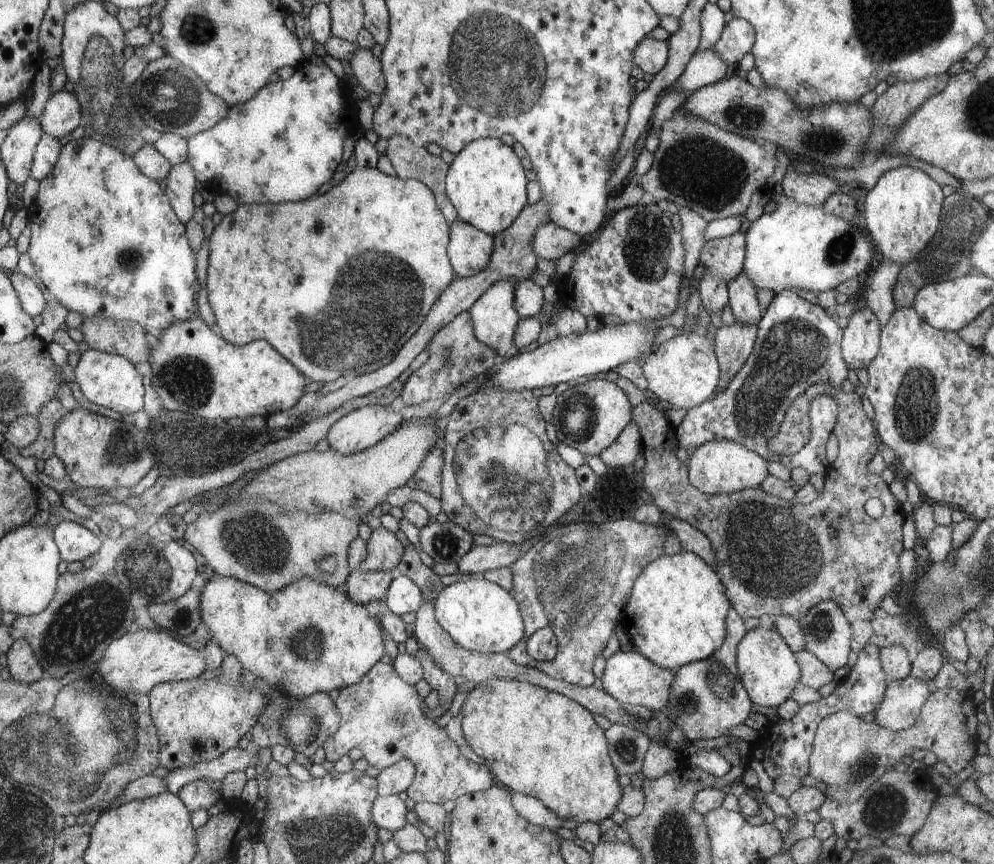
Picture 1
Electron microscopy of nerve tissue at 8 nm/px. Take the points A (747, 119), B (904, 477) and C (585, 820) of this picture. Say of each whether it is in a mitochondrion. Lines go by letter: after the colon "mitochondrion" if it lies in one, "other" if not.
A: mitochondrion
B: other
C: other

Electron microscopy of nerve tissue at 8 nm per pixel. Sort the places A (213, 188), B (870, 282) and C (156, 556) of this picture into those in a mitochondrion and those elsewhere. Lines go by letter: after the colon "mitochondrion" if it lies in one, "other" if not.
A: other
B: other
C: mitochondrion

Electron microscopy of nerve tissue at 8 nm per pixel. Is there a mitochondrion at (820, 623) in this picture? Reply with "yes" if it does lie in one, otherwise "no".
yes

